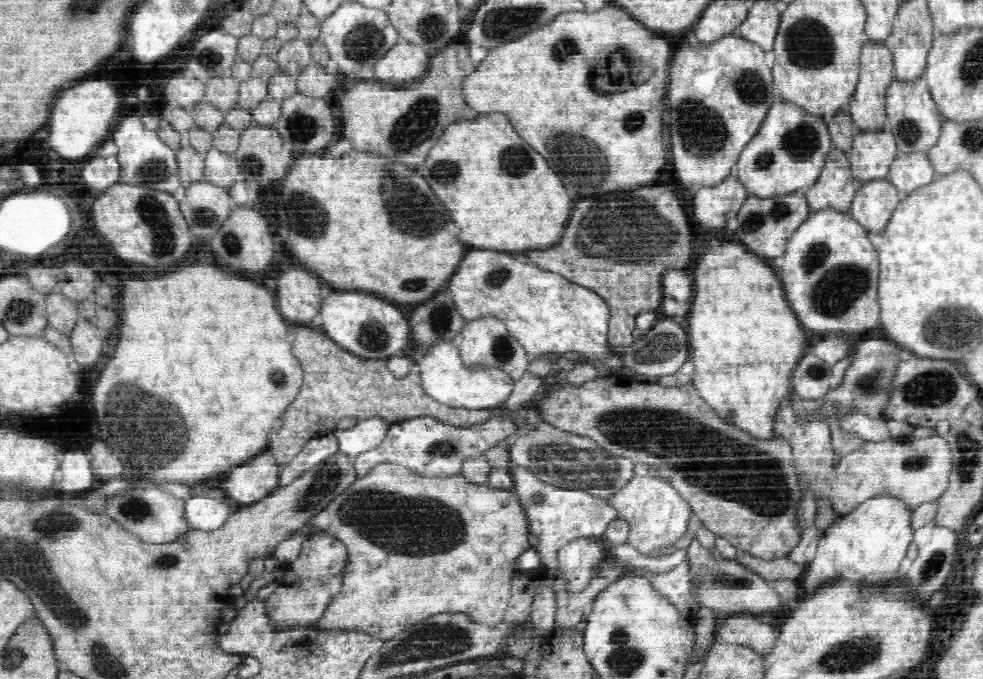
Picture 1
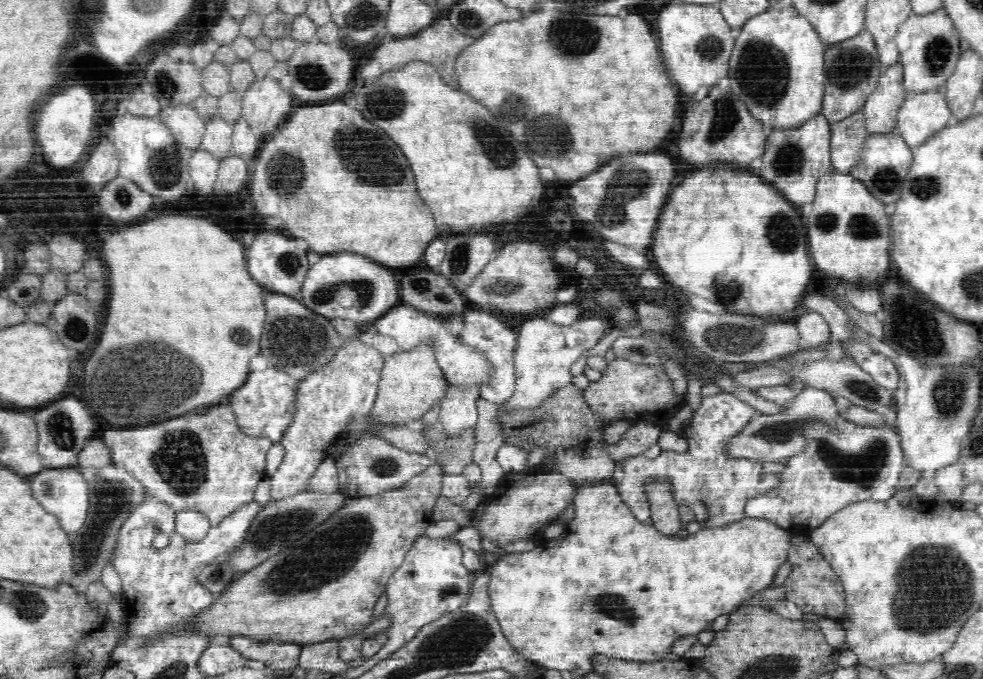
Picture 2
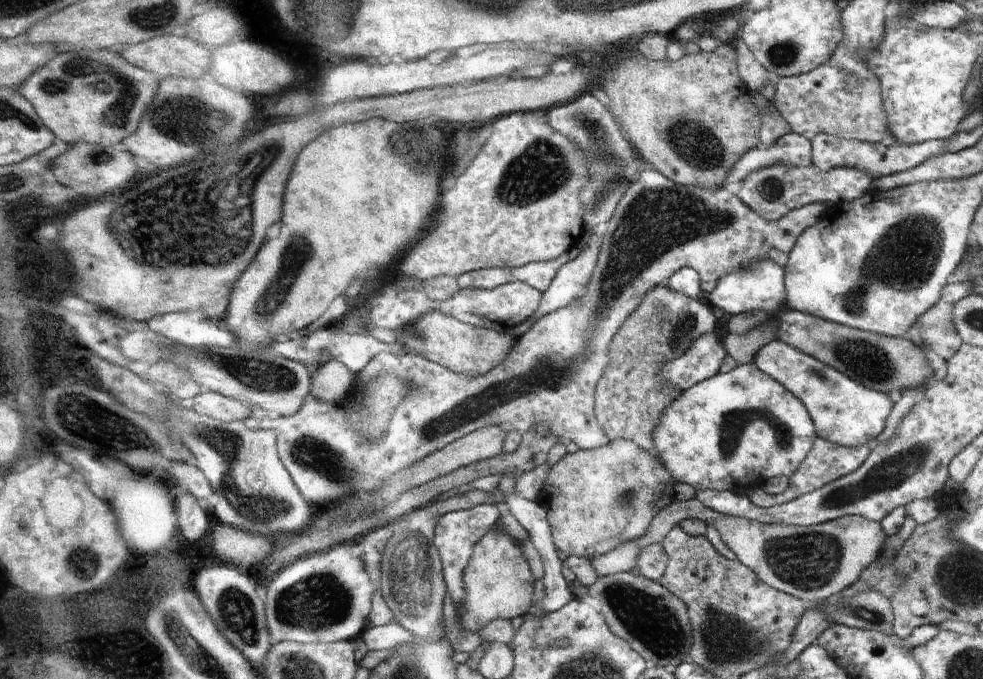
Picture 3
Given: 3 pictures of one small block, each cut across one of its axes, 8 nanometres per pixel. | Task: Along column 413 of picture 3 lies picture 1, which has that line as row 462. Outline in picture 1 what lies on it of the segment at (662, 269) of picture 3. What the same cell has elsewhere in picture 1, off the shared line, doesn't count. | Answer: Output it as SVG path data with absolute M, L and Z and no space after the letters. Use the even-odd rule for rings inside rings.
M526 371L526 374L524 374L519 381L515 381L513 394L502 405L502 415L492 415L490 416L490 420L486 420L486 422L476 425L466 427L450 425L430 416L418 416L401 421L400 423L391 424L384 440L376 448L368 450L367 452L362 452L353 459L355 475L357 477L364 476L367 472L370 472L371 468L374 468L374 465L382 463L396 463L403 465L419 475L428 477L449 477L450 475L457 475L461 472L462 464L466 460L484 456L485 452L489 451L490 448L502 445L505 438L514 434L517 430L514 416L522 411L522 406L524 406L524 404L534 403L538 396L544 392L544 388L549 384L550 383L547 380Z

